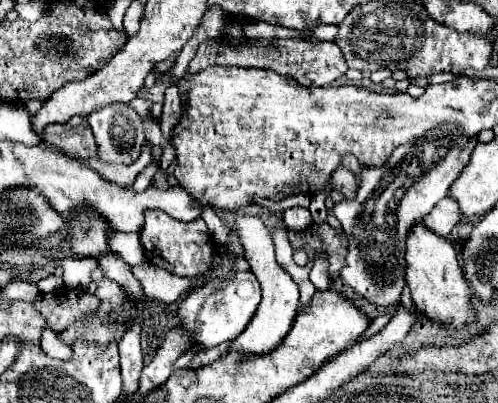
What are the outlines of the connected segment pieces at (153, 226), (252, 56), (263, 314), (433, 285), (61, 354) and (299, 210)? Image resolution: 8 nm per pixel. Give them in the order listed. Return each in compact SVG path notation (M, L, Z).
M148 211L144 227L140 231L140 239L144 245L144 253L148 261L162 261L160 265L178 275L178 277L198 277L204 275L212 267L212 257L216 253L216 243L208 233L208 227L202 219L194 219L188 223L176 221L160 211Z
M222 34L222 39L206 39L200 43L198 53L190 61L188 73L198 73L208 65L214 65L214 59L220 59L224 65L238 67L272 67L272 71L282 73L284 77L294 77L304 87L326 87L340 79L348 65L342 57L342 51L332 41L320 41L316 45L298 41L298 39L249 39L246 37L233 38Z
M236 215L234 225L232 225L232 235L238 239L238 243L244 249L244 259L248 261L252 273L260 281L262 287L262 301L252 317L252 321L246 325L244 333L236 337L232 343L232 351L242 351L242 353L268 353L276 349L276 345L284 339L288 329L292 327L292 321L298 313L298 285L292 281L292 277L276 263L274 257L274 247L272 247L272 237L270 233L264 231L264 223L260 217L250 217L250 215Z
M416 223L408 231L406 239L406 285L410 287L414 305L430 319L448 323L450 327L462 327L476 321L476 315L470 305L470 287L462 277L462 267L456 255L454 245L430 231L424 223Z
M44 331L42 333L42 351L50 357L56 359L70 359L72 357L72 347L68 347L66 343L62 343L60 337L56 337L54 331Z
M305 207L288 208L284 212L284 220L286 226L296 232L304 231L313 224L311 213Z

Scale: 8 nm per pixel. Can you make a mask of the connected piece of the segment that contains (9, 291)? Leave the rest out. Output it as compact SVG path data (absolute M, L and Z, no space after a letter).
M16 281L10 283L2 289L4 299L34 299L40 293L36 283L26 283L26 281Z

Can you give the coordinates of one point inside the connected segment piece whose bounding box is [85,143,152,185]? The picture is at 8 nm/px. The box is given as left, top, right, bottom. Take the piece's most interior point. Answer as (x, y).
(122, 174)

